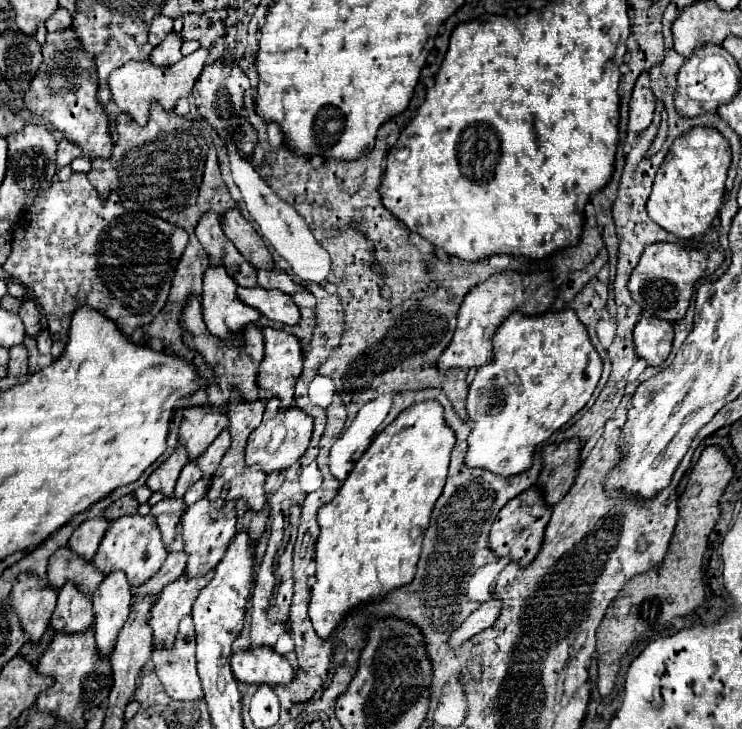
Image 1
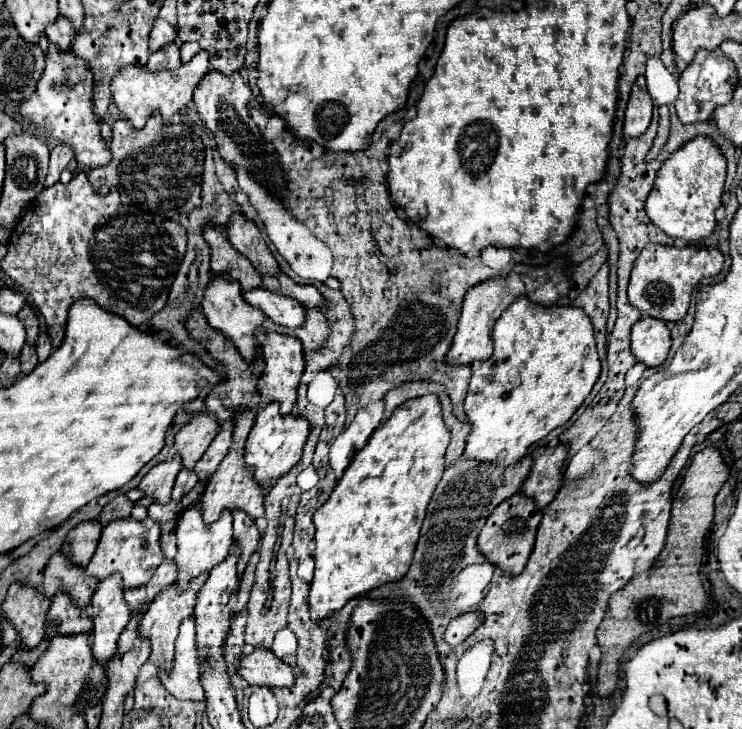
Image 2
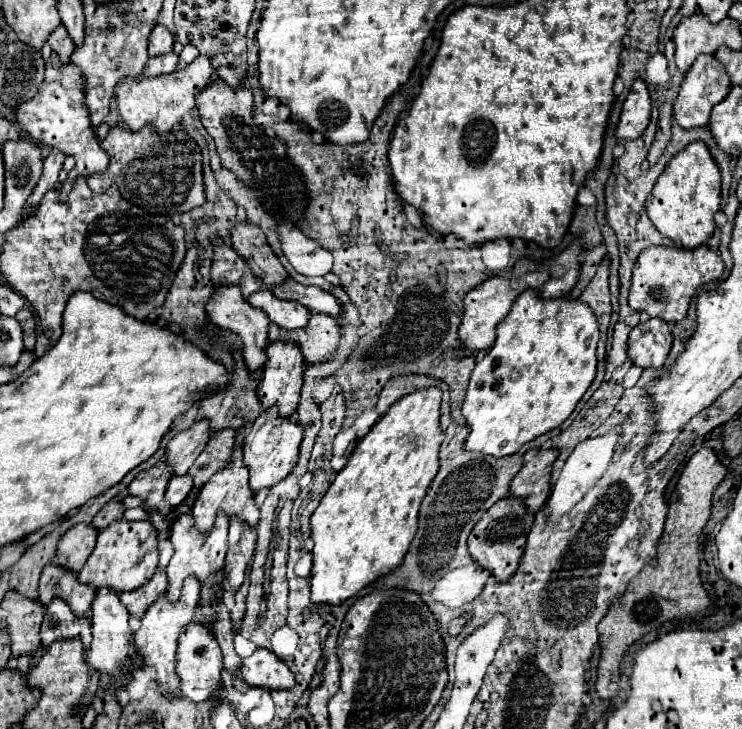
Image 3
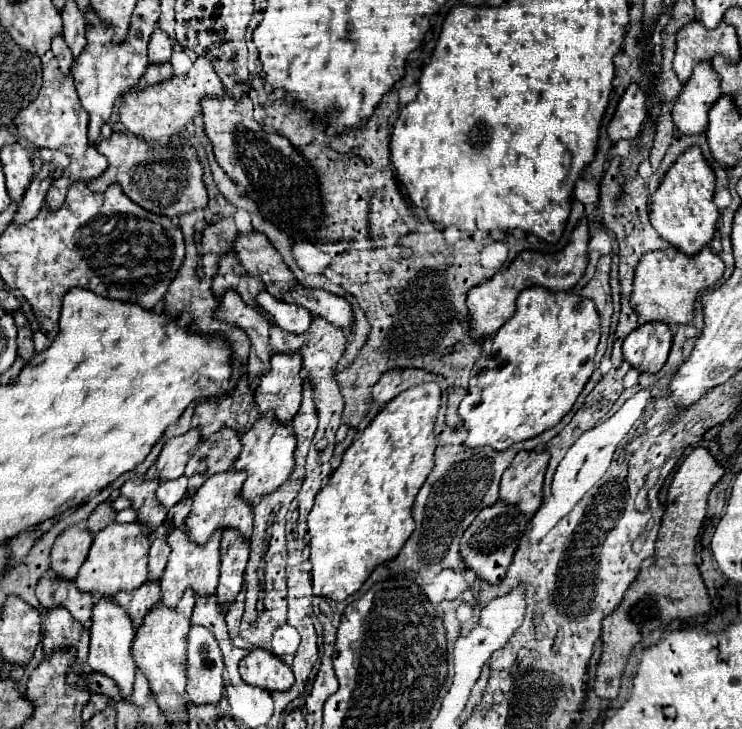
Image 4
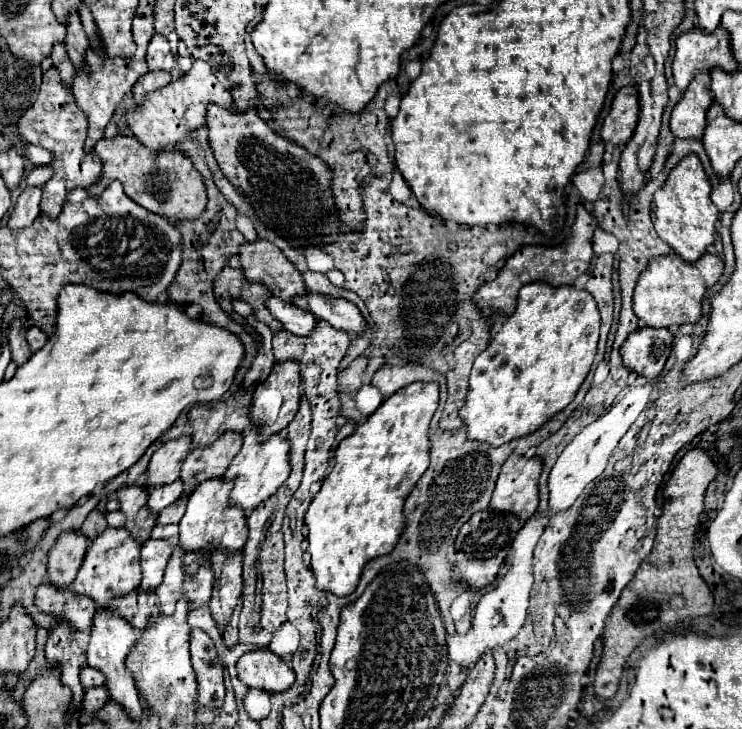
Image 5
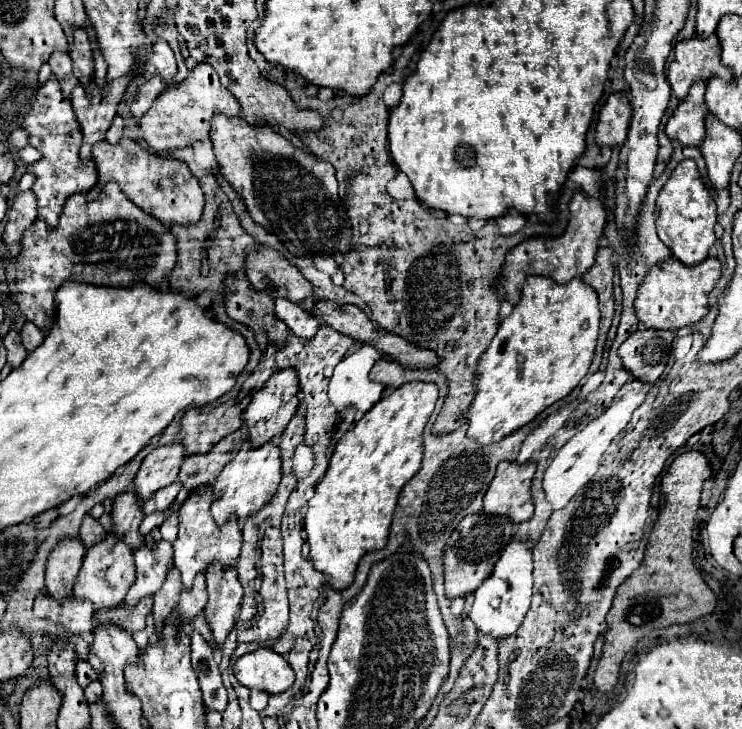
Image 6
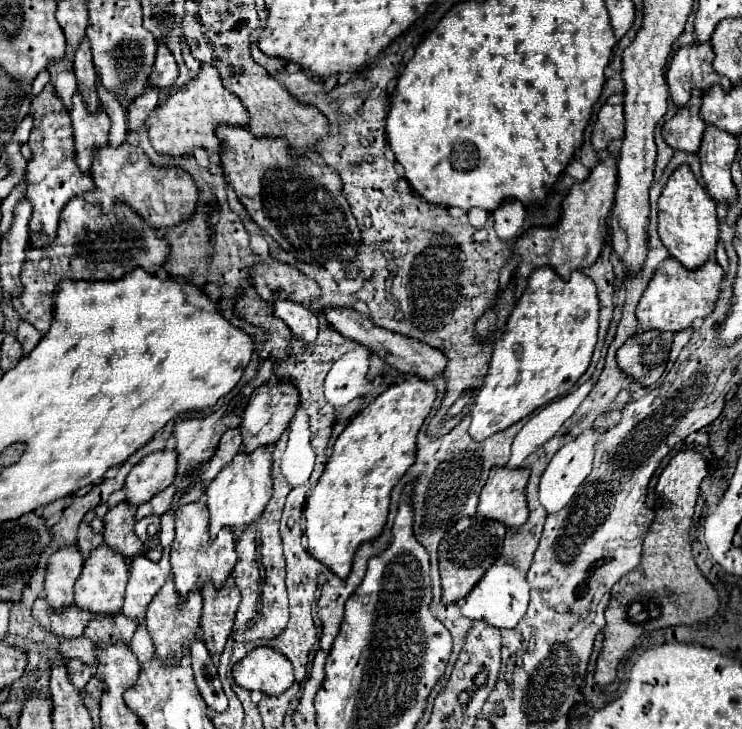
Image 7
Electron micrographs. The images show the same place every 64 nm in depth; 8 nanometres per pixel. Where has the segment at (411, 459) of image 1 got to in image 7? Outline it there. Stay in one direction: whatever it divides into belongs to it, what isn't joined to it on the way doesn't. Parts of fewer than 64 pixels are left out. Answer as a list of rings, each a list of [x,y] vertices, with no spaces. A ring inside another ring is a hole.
[[[418,376],[390,384],[336,438],[332,456],[306,500],[306,538],[310,554],[340,578],[348,576],[354,550],[382,532],[390,506],[390,490],[414,464],[416,434],[434,400],[436,388]]]

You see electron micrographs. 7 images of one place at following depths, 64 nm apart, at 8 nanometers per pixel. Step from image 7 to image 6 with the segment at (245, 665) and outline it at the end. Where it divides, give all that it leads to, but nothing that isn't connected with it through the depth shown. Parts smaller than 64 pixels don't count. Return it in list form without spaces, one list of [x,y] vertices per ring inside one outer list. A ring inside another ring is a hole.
[[[258,648],[240,656],[234,664],[234,676],[242,686],[268,694],[286,692],[294,684],[292,666],[272,648]]]

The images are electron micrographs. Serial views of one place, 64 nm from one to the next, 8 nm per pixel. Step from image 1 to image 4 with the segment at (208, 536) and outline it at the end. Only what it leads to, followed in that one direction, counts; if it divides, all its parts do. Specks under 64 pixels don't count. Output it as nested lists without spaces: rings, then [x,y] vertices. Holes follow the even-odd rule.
[[[184,526],[172,528],[172,532],[168,536],[168,544],[170,544],[172,552],[170,552],[170,558],[168,558],[164,576],[160,580],[160,588],[162,588],[162,600],[160,602],[164,606],[174,608],[178,604],[178,600],[182,598],[182,594],[184,594],[186,588],[192,588],[196,592],[196,596],[200,596],[200,598],[210,598],[216,592],[218,574],[220,574],[220,556],[218,556],[220,538],[222,538],[222,532],[218,530],[208,540],[208,544],[198,546],[198,544],[194,544],[194,542],[190,542],[186,538],[186,528]]]

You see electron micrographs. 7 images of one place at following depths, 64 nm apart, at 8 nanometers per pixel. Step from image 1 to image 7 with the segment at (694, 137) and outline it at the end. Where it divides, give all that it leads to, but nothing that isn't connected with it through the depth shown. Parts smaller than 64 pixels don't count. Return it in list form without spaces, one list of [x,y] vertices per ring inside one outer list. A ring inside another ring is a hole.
[[[680,166],[666,182],[658,200],[658,234],[670,256],[684,268],[696,270],[708,262],[718,244],[718,220],[716,202],[706,196],[706,190],[696,182],[690,168]]]

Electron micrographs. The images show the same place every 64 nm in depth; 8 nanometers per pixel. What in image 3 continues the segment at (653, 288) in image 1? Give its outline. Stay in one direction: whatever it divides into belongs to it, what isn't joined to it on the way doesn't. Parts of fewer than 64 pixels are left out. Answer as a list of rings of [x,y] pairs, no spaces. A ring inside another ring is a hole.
[[[700,246],[694,250],[684,248],[646,248],[632,270],[632,286],[628,304],[632,310],[644,312],[650,318],[660,318],[664,322],[682,322],[688,316],[688,308],[692,296],[702,284],[714,282],[722,276],[724,262],[712,252],[708,246]]]

